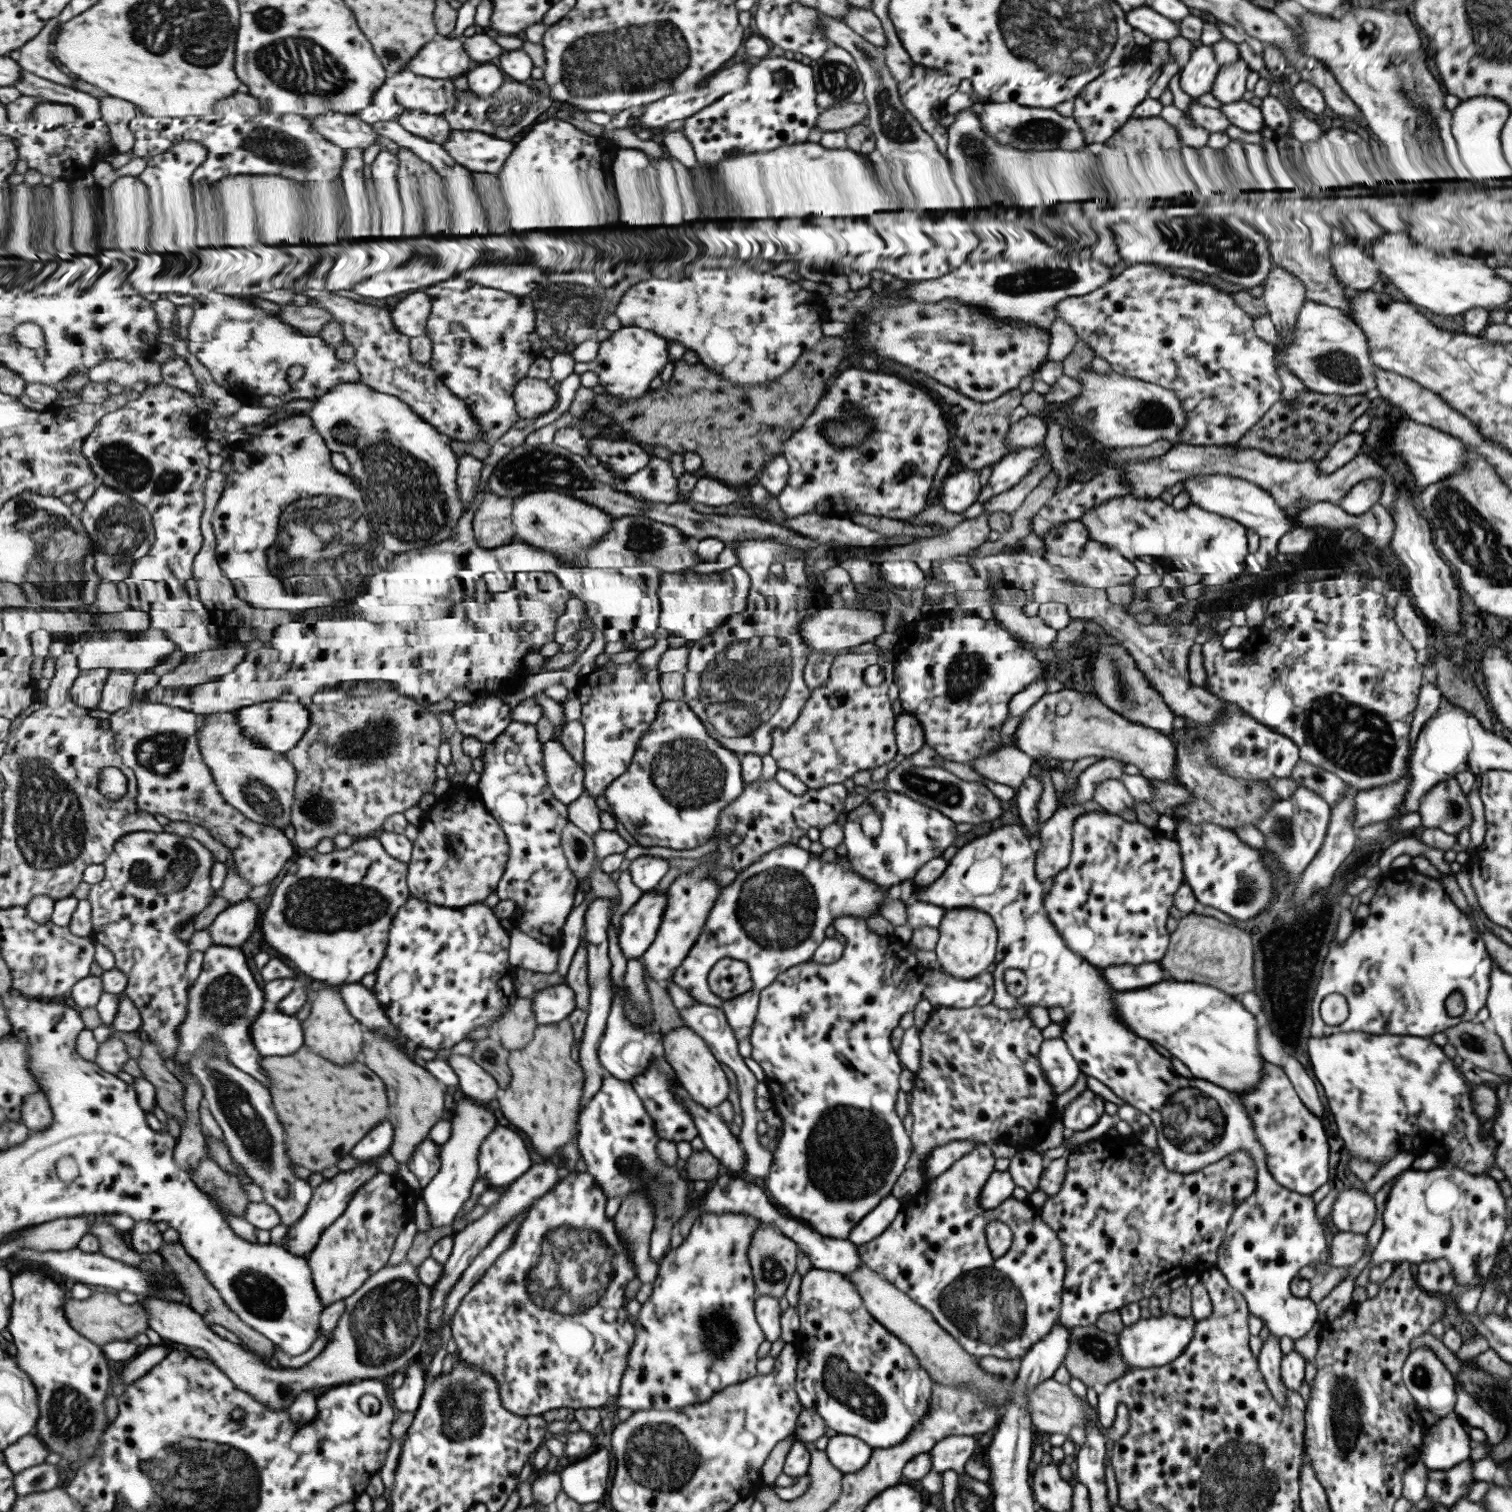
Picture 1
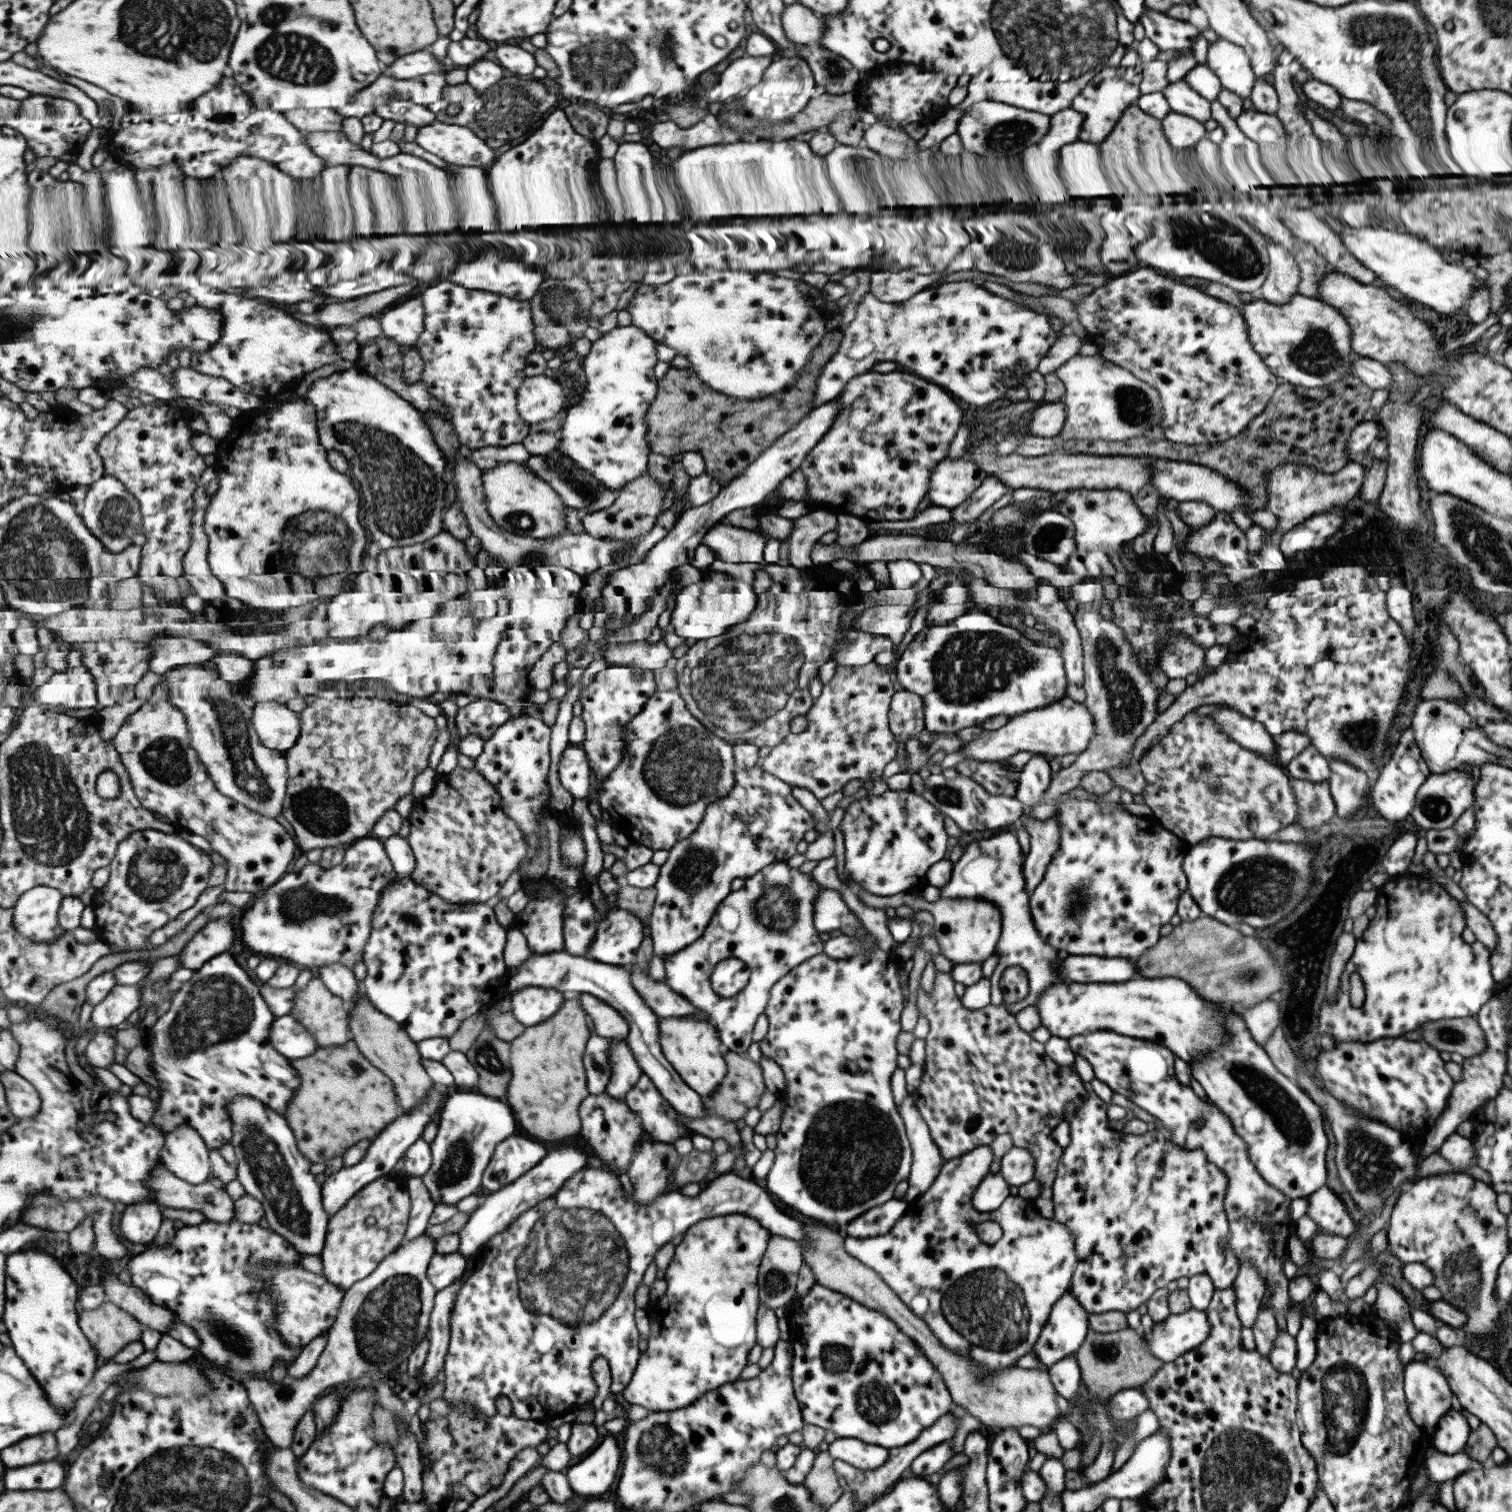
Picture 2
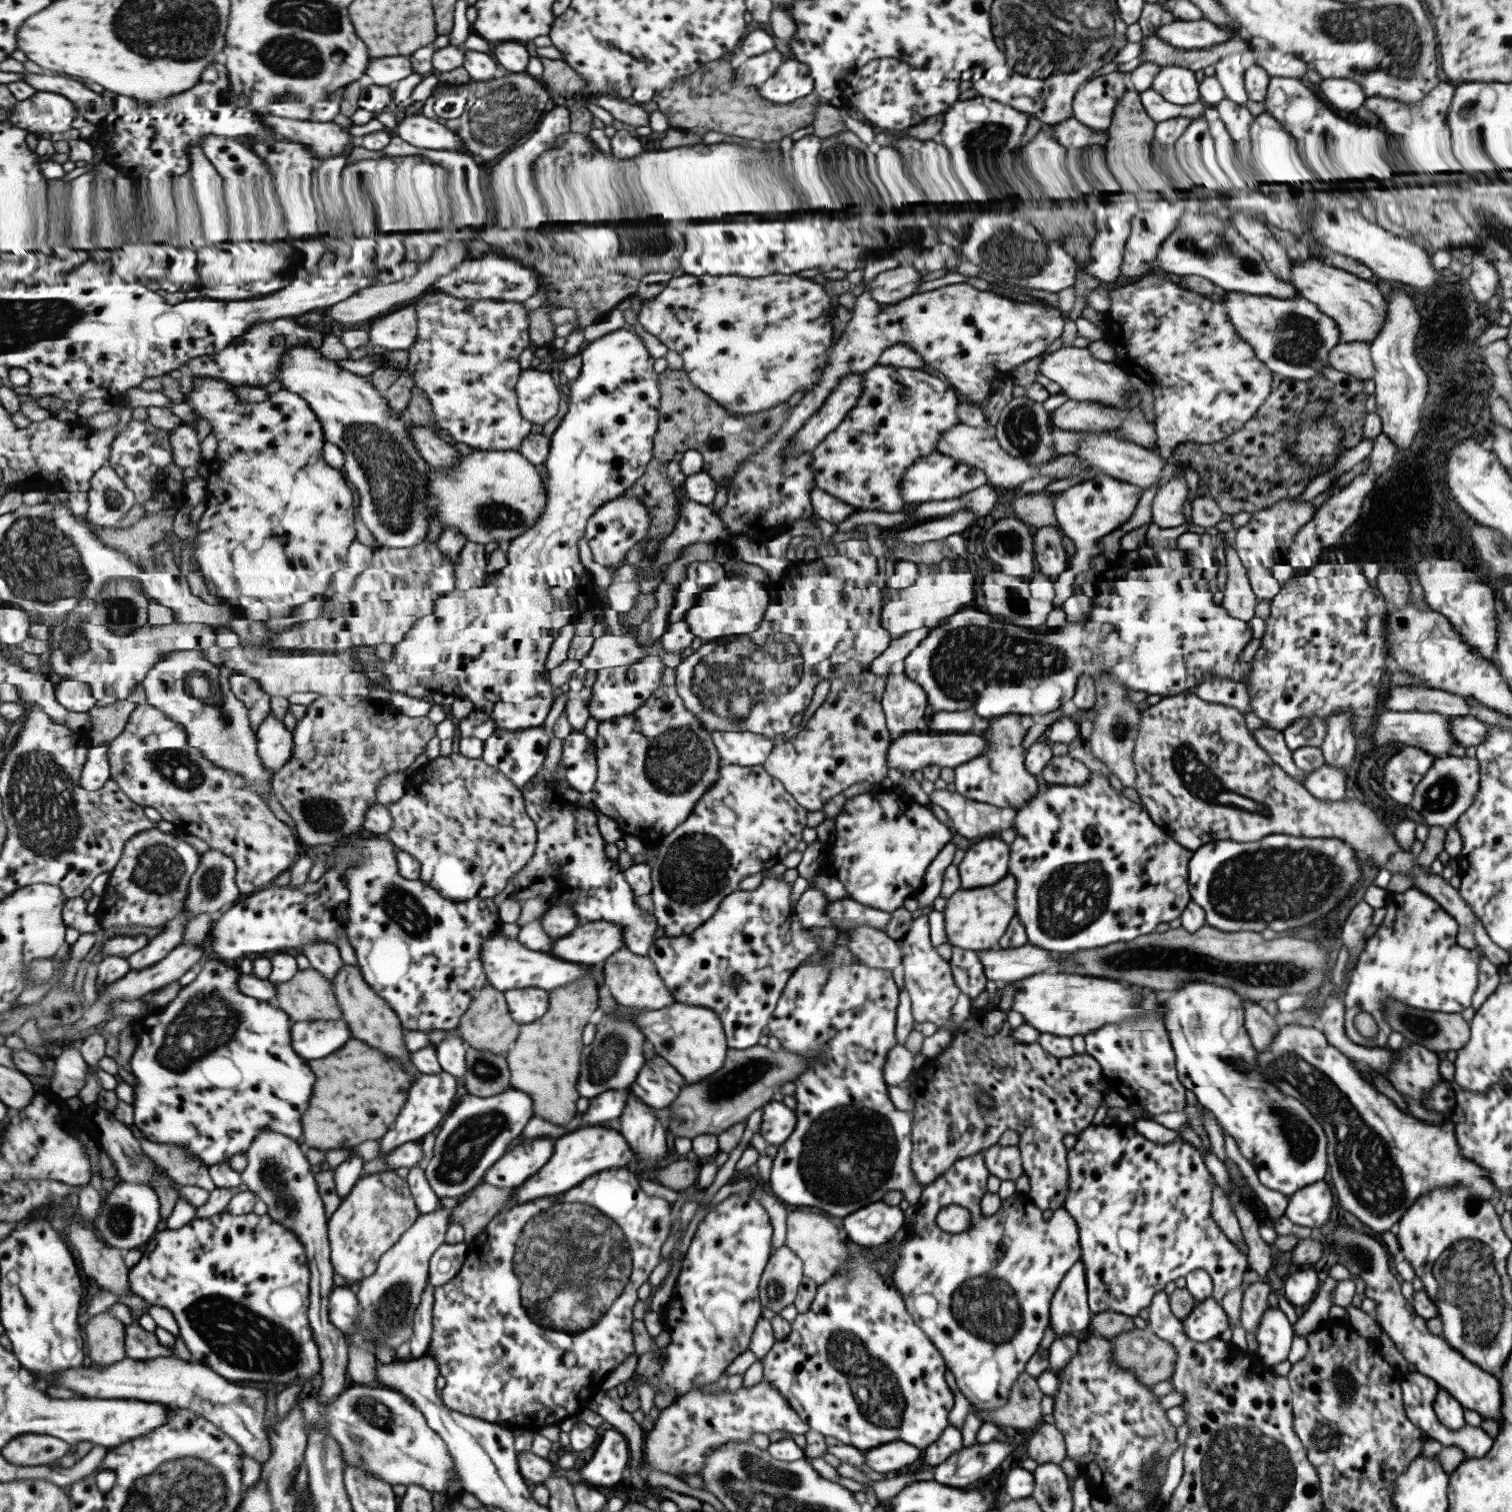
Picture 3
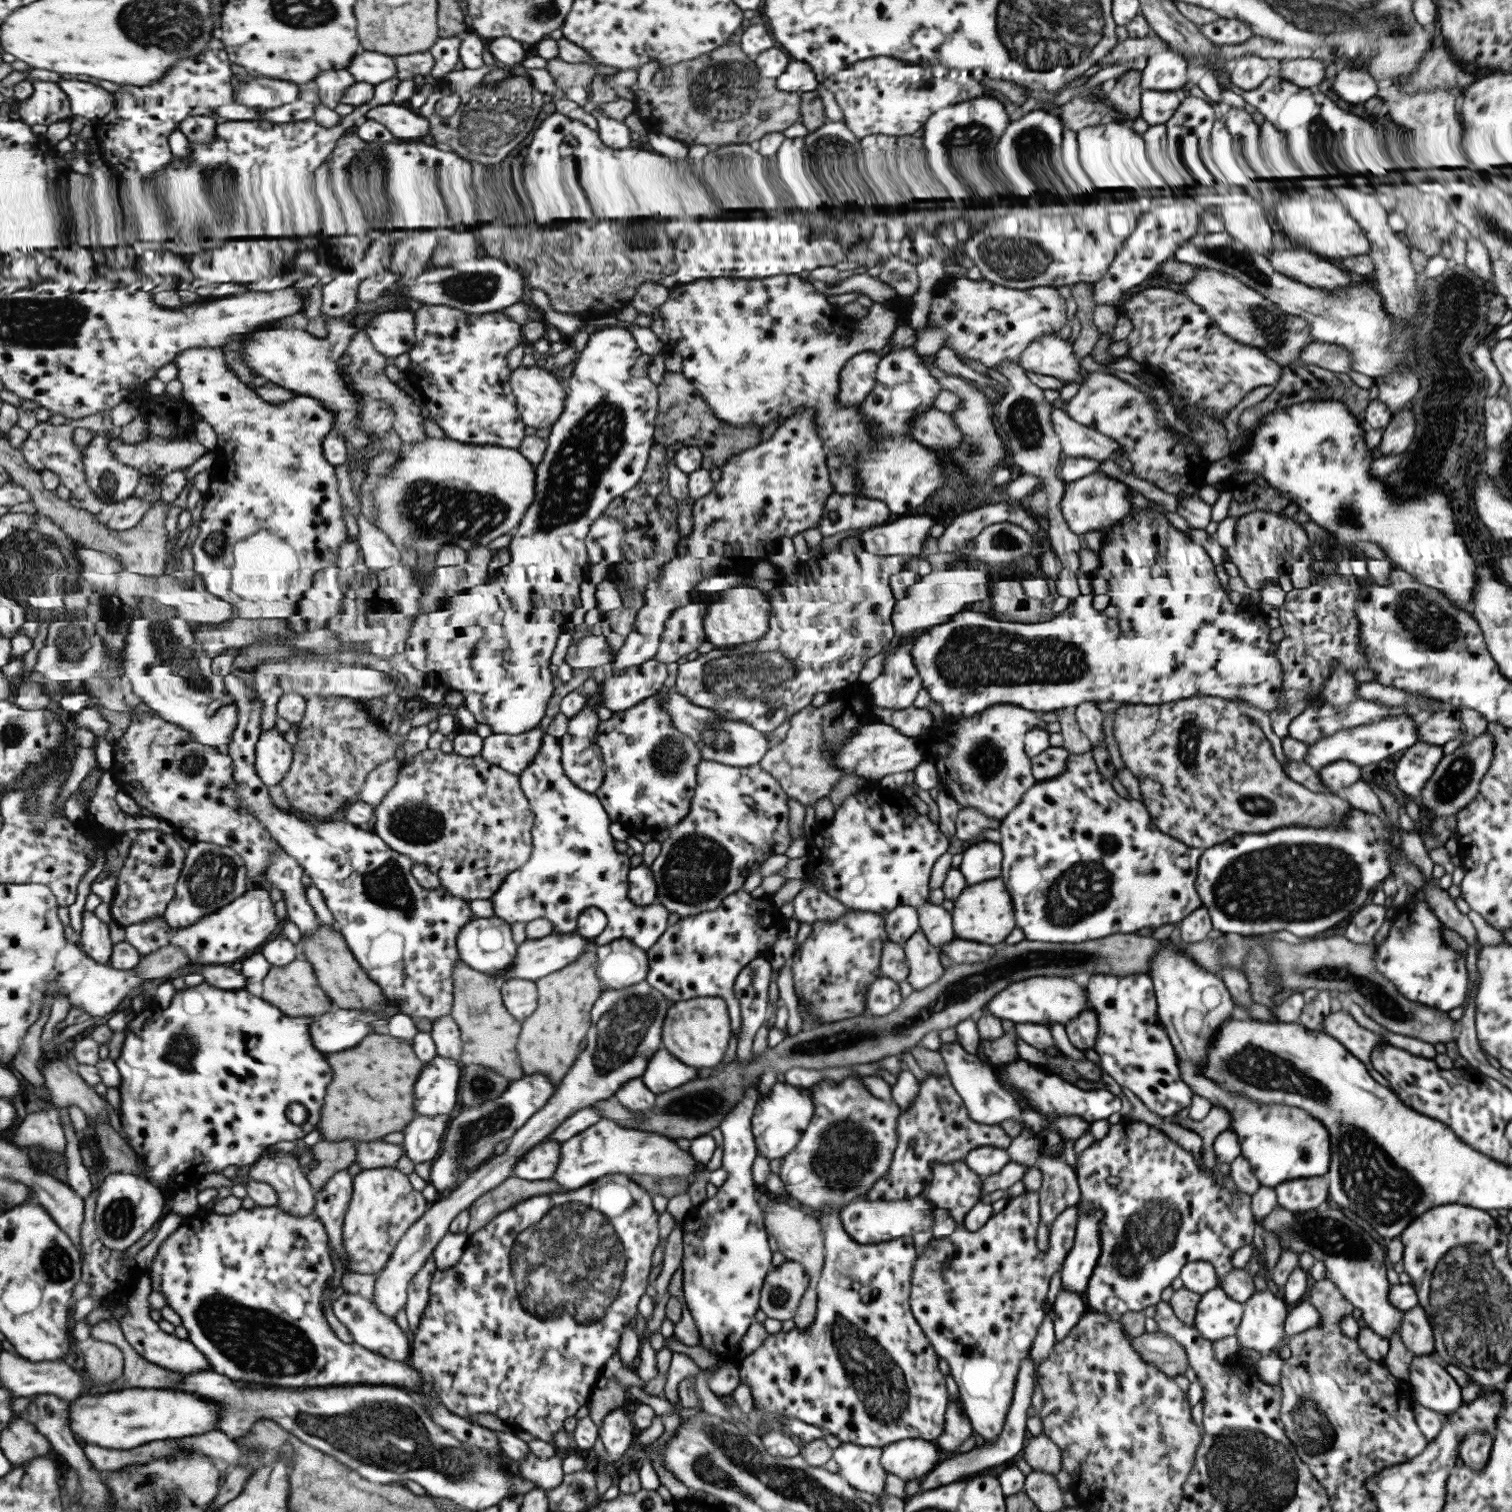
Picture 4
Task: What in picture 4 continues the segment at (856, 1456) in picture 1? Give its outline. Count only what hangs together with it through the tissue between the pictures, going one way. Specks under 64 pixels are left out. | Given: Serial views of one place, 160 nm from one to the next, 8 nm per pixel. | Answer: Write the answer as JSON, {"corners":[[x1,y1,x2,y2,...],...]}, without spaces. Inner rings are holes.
{"corners":[[905,1439,891,1443,882,1448,879,1462,889,1472,906,1481,912,1487,917,1481,924,1477,939,1461,940,1450,932,1441,923,1439]]}

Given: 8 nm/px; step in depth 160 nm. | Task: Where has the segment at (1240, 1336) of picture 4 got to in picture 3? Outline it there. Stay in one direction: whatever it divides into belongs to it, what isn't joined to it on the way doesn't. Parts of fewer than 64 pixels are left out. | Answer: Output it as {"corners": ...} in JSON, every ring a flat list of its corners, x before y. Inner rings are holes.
{"corners":[[1267,1305,1254,1332,1257,1343,1255,1354,1268,1366,1287,1358,1293,1340,1292,1324,1278,1307]]}

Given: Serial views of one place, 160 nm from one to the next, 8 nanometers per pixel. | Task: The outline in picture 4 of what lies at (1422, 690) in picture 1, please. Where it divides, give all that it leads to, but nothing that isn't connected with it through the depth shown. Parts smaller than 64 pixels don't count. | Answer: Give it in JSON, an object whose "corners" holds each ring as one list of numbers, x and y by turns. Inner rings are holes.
{"corners":[[1417,743,1402,752,1394,768,1397,786,1407,796,1419,798,1421,789,1430,779,1442,757,1441,746]]}

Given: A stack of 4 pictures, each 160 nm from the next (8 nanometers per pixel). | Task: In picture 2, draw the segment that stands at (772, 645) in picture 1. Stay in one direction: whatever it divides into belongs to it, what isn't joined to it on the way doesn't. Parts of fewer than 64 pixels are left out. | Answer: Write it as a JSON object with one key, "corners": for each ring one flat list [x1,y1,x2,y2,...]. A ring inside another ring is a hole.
{"corners":[[855,564,855,576,850,577,847,573,841,572,839,569,829,567,829,568,817,568,815,566,805,568,805,576,807,576,807,584,801,582,801,576,797,578,797,582,772,582,772,585,761,592,761,594,756,594,756,605,754,612,750,614,748,619,741,623,735,624,735,626,728,628,727,631,723,632,719,636,714,636,707,638,705,640,694,641,689,644,689,648,685,652,683,657,673,661,673,668,675,672,676,679,676,692,679,694,679,697,684,701,684,704,687,708,687,711,693,715,701,724,707,728,707,732,713,733,714,736,721,738,742,738,748,744,751,744,757,748,762,747,773,747,783,738,787,737,787,734,790,734,789,731,789,720,794,716,804,715,809,711,809,708,812,706,812,699,808,692,809,681,813,677,818,676,819,667,823,663,827,662,829,658,832,658,838,666,847,666,847,667,857,667,868,664,873,661,873,657,877,652,887,652,887,650,893,651,895,646,890,641,890,638,887,636,871,634,868,632,856,631,851,629,851,625,845,632,842,634,842,637,838,639,839,630,839,616,841,616,842,610,849,608,857,603,856,598,854,597,854,591,856,586,856,572,860,567,865,568,865,564]]}

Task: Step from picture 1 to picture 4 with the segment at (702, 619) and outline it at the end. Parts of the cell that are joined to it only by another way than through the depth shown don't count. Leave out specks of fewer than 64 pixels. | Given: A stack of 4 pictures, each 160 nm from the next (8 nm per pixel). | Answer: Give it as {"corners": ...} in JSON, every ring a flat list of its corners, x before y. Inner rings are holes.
{"corners":[[740,584,721,592,714,592,703,615,703,630,707,642,715,648,730,648,736,644,756,642,768,629,769,603,754,586]]}

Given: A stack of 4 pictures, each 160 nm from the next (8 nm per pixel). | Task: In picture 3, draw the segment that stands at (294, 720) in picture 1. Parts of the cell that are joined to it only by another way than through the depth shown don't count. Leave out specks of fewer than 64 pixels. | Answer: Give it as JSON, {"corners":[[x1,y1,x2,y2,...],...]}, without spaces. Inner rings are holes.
{"corners":[[269,713,257,730,258,751,266,768,275,774,282,770,294,754,294,732,287,730,285,724]]}

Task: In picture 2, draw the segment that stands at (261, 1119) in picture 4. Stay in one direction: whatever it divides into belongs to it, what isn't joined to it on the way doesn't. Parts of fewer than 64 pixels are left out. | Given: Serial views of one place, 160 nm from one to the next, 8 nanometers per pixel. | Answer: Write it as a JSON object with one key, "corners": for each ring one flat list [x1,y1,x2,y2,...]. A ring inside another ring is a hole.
{"corners":[[231,953,215,955,196,969,190,980,179,986,169,1010,154,1026,150,1064,159,1083,159,1098,152,1125,168,1135,182,1124,189,1124,199,1131,211,1151,231,1144,234,1138,234,1122,226,1104,238,1096,252,1096,275,1112,286,1114,303,1080,292,1059,283,1056,272,1043,272,1022,275,1019,276,1015,263,998,260,987,255,986,251,976]]}

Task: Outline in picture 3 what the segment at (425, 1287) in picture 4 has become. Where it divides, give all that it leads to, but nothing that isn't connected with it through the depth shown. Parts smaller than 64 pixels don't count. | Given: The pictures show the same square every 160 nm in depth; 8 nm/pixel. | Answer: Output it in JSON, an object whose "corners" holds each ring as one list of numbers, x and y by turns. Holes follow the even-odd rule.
{"corners":[[433,1284,425,1288,421,1304,415,1312,413,1325,413,1336,410,1340,411,1358,423,1358,431,1346,431,1339,434,1329,434,1293,436,1288]]}

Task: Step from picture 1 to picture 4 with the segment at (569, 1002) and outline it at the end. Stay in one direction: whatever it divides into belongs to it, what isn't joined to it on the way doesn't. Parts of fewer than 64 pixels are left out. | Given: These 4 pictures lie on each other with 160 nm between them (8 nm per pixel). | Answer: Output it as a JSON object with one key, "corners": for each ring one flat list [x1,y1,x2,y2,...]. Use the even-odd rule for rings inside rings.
{"corners":[[521,978,507,980,501,984,505,1006,517,1020,523,1022,533,1015,538,1007,538,984]]}

